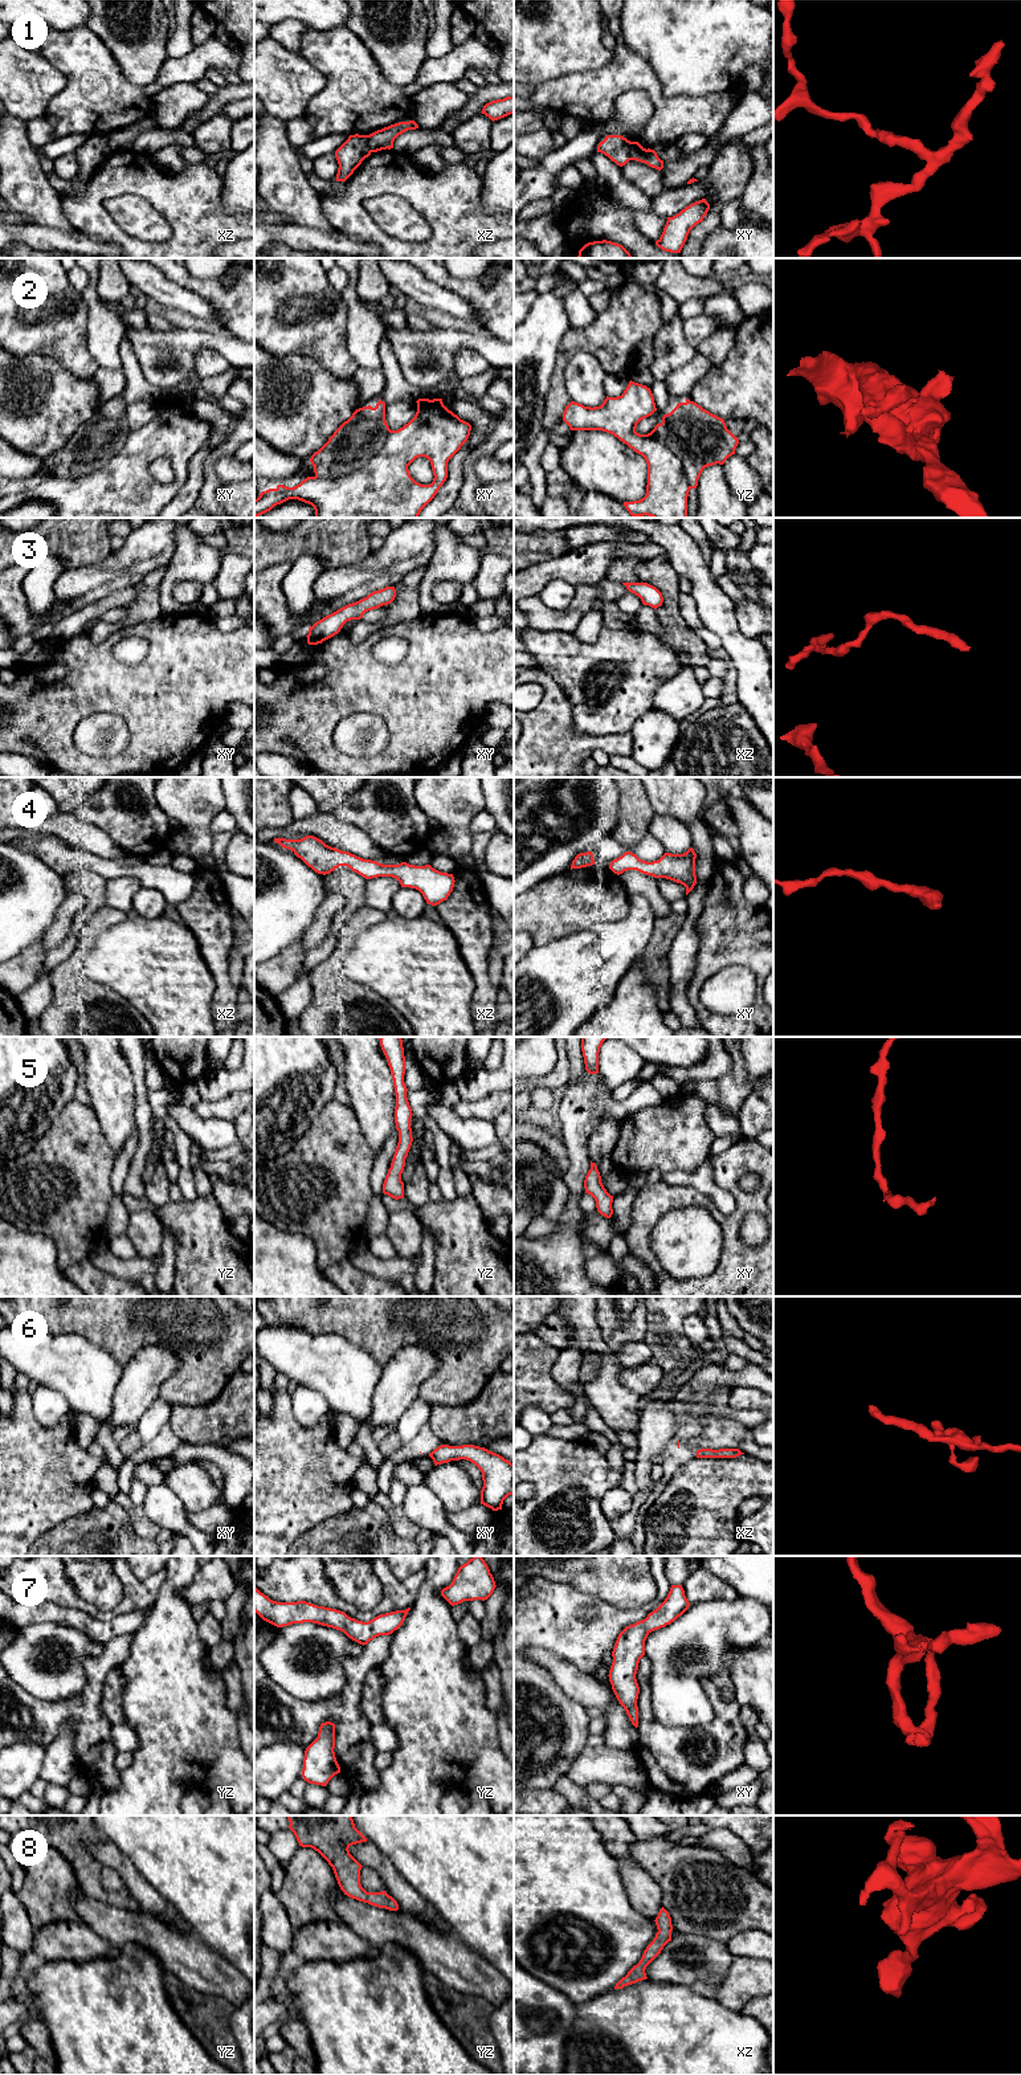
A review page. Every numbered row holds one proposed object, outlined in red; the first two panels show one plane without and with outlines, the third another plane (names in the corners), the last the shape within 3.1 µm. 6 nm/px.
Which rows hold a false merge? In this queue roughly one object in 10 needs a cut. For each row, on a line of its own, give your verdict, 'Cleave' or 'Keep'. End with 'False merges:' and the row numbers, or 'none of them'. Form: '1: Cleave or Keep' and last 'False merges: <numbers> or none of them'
1: Keep
2: Cleave
3: Keep
4: Keep
5: Keep
6: Keep
7: Keep
8: Keep
False merges: 2

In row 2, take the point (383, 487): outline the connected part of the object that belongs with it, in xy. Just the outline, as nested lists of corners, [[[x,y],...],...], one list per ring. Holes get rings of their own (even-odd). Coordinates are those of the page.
[[[418,399],[416,403],[417,412],[414,417],[403,428],[391,430],[383,449],[363,467],[338,478],[307,477],[294,487],[278,485],[275,489],[262,491],[260,497],[254,499],[254,518],[258,518],[270,511],[274,506],[289,499],[298,499],[311,505],[315,510],[314,518],[418,518],[421,510],[434,498],[446,481],[448,462],[467,441],[471,425],[449,410],[444,405],[442,399]],[[418,457],[425,457],[430,461],[434,475],[430,485],[421,485],[409,474],[408,466]]]

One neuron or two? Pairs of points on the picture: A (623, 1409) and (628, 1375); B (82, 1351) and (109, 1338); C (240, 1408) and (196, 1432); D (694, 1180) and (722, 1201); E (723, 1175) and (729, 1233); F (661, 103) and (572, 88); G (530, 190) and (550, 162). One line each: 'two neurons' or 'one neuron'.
A: two neurons
B: two neurons
C: one neuron
D: one neuron
E: one neuron
F: one neuron
G: one neuron

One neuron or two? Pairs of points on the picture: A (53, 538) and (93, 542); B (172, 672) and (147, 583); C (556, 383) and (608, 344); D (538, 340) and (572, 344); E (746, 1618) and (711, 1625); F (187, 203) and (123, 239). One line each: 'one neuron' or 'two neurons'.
A: one neuron
B: two neurons
C: one neuron
D: two neurons
E: one neuron
F: one neuron

